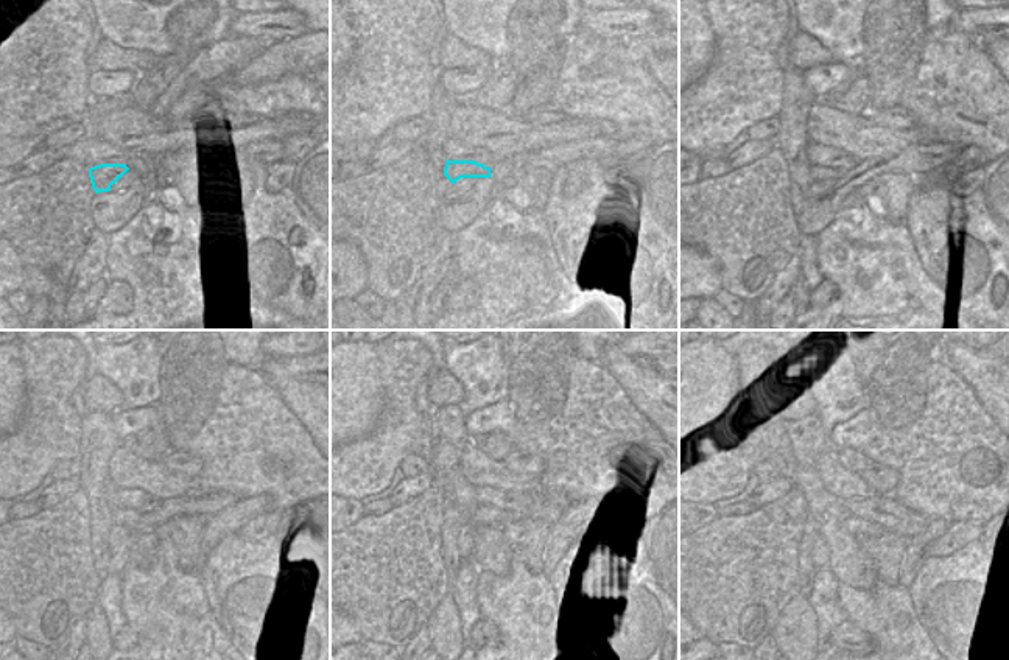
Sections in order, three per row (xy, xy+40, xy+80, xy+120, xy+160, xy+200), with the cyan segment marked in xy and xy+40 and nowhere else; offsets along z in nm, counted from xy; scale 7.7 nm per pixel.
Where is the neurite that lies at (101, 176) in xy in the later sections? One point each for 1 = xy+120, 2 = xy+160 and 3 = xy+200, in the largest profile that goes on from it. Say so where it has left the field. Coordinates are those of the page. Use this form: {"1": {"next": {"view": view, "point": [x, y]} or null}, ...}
{"1": {"next": {"view": "xy+120", "point": [123, 517]}}, "2": {"next": {"view": "xy+160", "point": [485, 516]}}, "3": {"next": {"view": "xy+200", "point": [855, 525]}}}

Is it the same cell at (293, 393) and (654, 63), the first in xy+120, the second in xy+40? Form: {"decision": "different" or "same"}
{"decision": "same"}

